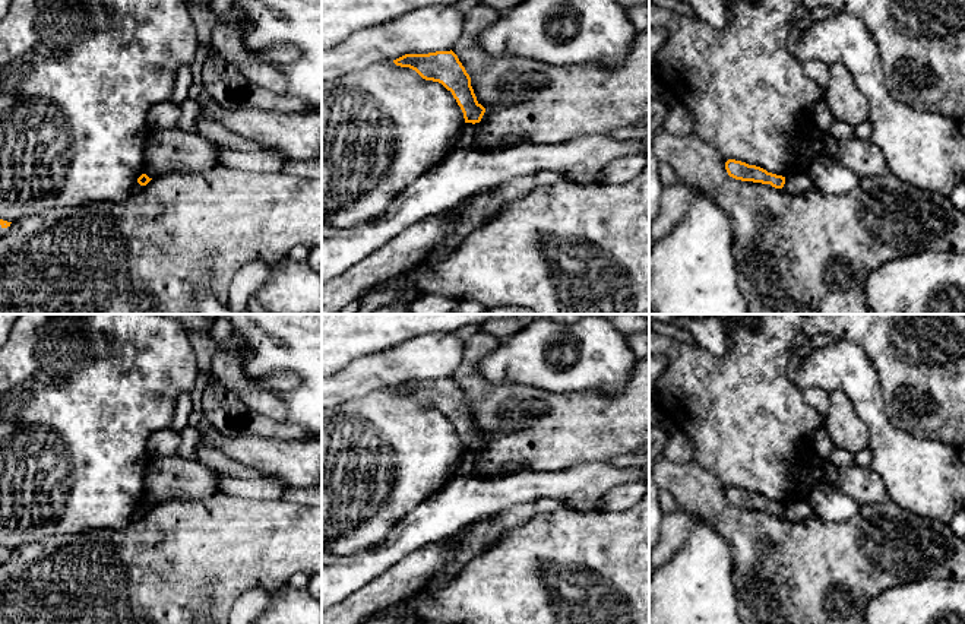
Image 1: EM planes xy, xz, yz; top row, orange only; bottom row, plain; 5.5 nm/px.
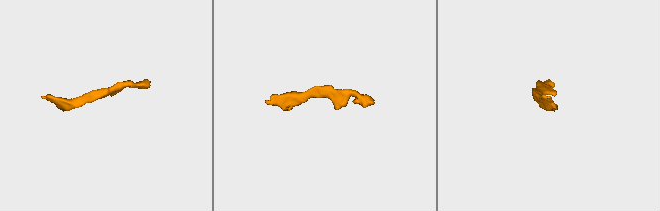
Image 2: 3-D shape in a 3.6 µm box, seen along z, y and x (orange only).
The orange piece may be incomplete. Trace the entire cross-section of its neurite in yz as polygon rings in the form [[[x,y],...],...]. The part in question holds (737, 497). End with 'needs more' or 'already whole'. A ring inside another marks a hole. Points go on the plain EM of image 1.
[[[728,487],[725,490],[725,497],[730,504],[741,509],[771,511],[775,516],[782,516],[785,511],[785,504],[768,500],[760,494],[749,492],[735,487]]]; already whole

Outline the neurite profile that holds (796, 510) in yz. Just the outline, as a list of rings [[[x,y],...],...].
[[[794,498],[785,504],[785,511],[782,514],[788,522],[806,522],[813,517],[814,513],[807,500]]]

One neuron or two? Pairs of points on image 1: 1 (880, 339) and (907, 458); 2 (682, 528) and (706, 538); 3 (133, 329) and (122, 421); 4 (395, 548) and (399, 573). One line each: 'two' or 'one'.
1: two
2: two
3: one
4: two

